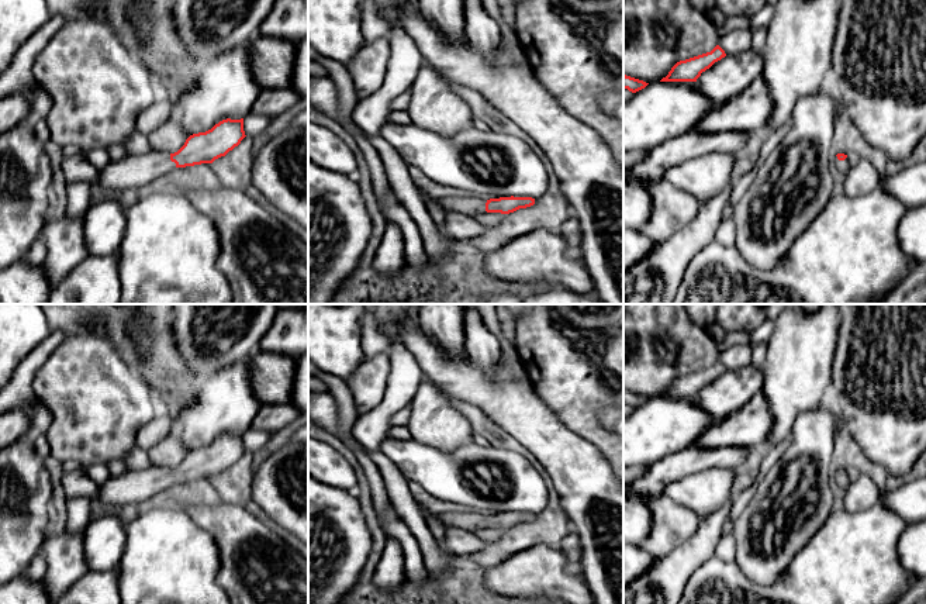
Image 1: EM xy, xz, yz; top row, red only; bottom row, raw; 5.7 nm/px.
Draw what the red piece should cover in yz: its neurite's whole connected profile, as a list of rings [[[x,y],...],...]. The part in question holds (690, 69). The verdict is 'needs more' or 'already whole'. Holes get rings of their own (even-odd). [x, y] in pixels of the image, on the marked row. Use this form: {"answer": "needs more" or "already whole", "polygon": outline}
{"answer": "already whole", "polygon": [[[716,45],[711,52],[677,62],[660,82],[697,82],[702,72],[725,56],[725,51]]]}

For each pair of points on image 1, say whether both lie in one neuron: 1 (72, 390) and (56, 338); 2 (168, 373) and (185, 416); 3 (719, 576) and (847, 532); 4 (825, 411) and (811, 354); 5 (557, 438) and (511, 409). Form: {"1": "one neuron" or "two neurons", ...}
{"1": "two neurons", "2": "two neurons", "3": "one neuron", "4": "two neurons", "5": "one neuron"}

